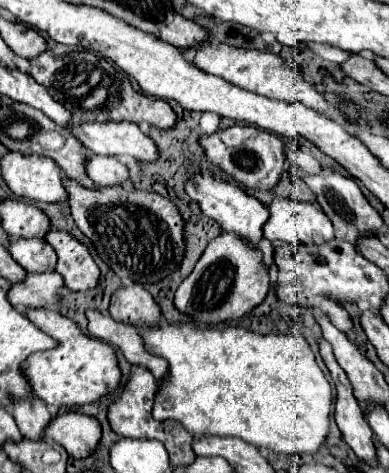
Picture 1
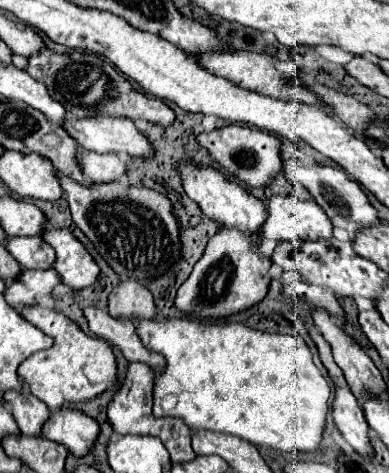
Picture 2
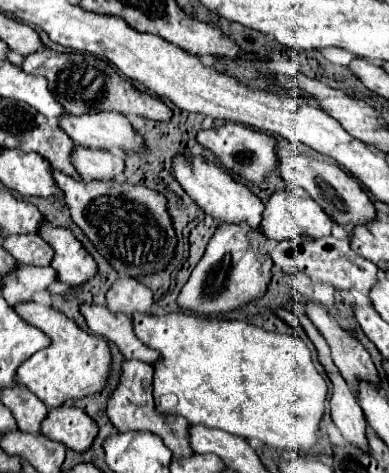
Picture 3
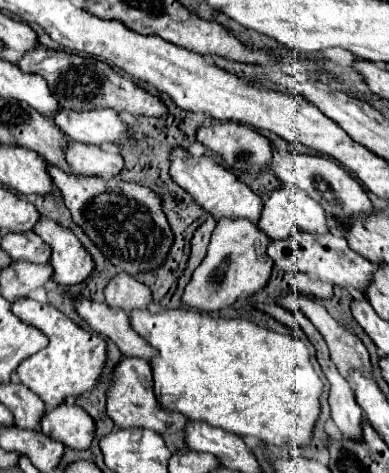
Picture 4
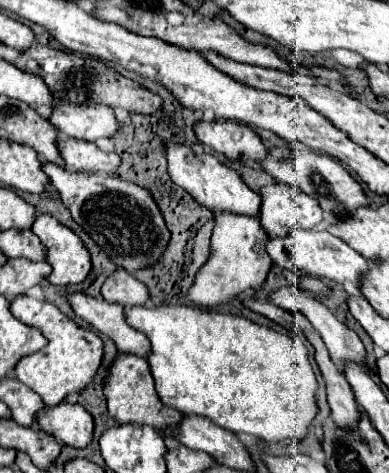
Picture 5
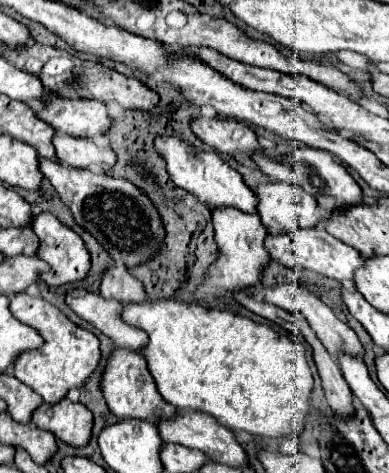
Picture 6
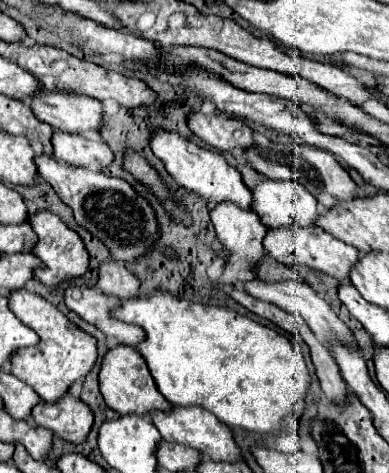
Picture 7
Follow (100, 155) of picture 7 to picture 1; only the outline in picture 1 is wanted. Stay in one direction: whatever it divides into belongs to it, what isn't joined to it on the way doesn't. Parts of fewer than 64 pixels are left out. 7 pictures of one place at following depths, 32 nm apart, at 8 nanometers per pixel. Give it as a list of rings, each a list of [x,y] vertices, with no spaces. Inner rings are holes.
[[[92,154],[88,158],[86,172],[88,172],[88,178],[94,180],[94,184],[98,184],[98,186],[114,186],[114,184],[126,182],[128,168],[114,156]]]

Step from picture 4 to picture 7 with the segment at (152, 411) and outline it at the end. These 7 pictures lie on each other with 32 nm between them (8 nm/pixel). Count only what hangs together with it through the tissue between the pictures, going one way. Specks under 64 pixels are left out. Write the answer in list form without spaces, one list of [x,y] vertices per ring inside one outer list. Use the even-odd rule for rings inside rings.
[[[114,344],[108,348],[102,366],[100,366],[100,392],[106,400],[106,404],[116,410],[120,416],[124,414],[142,414],[146,416],[150,410],[170,410],[172,404],[160,396],[152,374],[148,372],[148,366],[144,364],[144,358],[136,352],[132,346]]]

